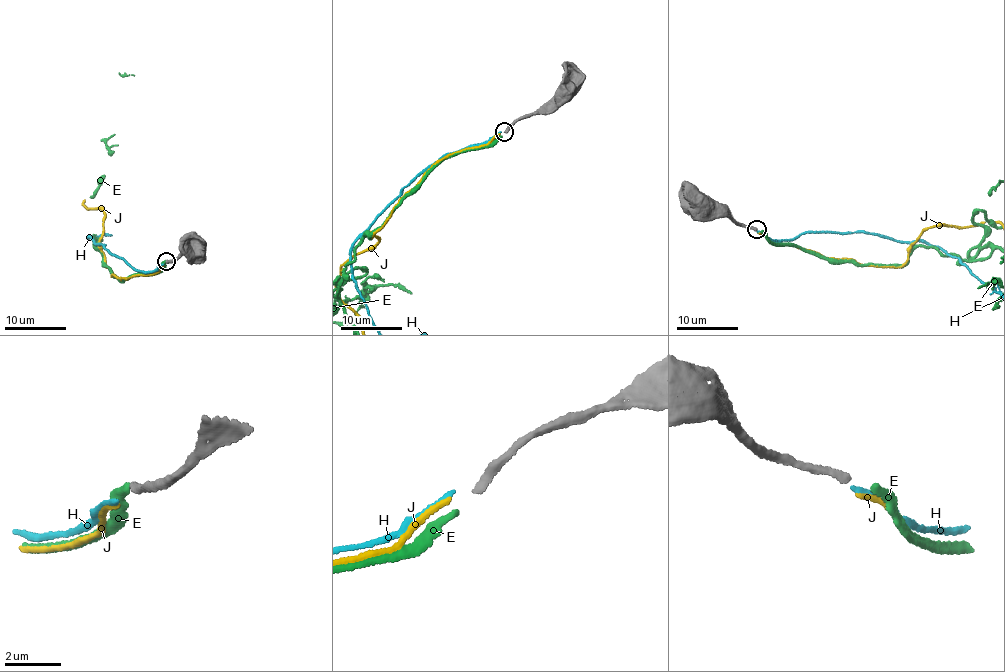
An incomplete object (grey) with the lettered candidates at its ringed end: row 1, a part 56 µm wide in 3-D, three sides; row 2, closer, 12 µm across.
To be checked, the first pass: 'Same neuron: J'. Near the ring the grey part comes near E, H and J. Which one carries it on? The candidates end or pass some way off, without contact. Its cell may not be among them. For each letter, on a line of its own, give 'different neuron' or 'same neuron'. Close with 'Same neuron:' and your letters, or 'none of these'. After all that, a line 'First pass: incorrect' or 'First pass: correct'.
E: same neuron
H: different neuron
J: different neuron
Same neuron: E
First pass: incorrect

